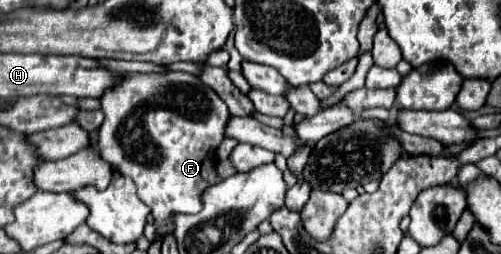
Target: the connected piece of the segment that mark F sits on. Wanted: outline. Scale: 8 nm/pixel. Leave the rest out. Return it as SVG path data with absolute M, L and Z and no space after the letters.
M126 72L120 76L124 76L124 80L120 80L120 86L116 84L112 92L104 92L100 100L106 118L100 126L98 148L106 162L118 168L120 174L134 180L140 200L152 208L152 214L156 218L156 234L164 236L172 232L170 216L174 212L200 212L200 194L208 186L220 182L214 172L214 154L224 138L224 124L228 122L230 112L228 106L216 96L216 92L212 92L212 88L208 88L200 82L198 76L188 72Z

